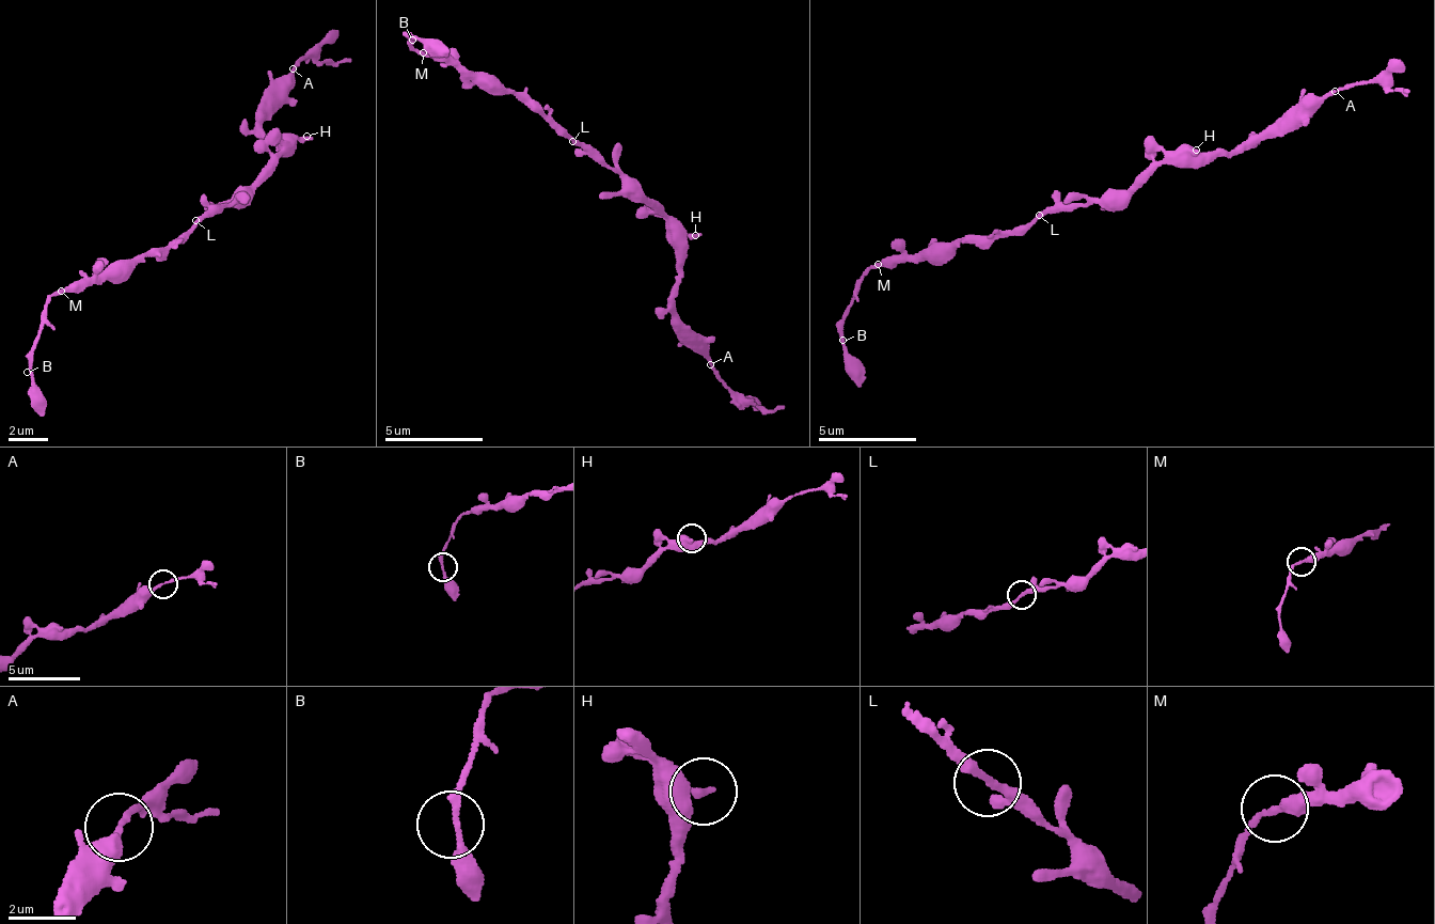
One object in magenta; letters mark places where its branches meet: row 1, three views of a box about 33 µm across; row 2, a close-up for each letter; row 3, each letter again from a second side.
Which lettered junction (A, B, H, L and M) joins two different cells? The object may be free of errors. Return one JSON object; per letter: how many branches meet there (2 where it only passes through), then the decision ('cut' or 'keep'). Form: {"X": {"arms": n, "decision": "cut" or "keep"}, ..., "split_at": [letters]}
{"A": {"arms": 2, "decision": "cut"}, "B": {"arms": 2, "decision": "keep"}, "H": {"arms": 1, "decision": "keep"}, "L": {"arms": 2, "decision": "keep"}, "M": {"arms": 2, "decision": "keep"}, "split_at": ["A"]}

